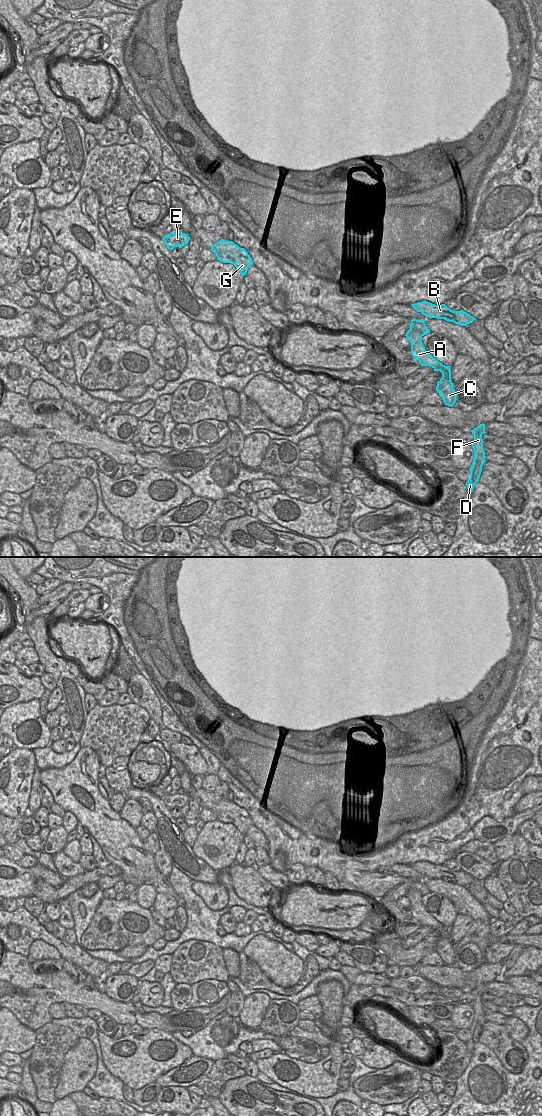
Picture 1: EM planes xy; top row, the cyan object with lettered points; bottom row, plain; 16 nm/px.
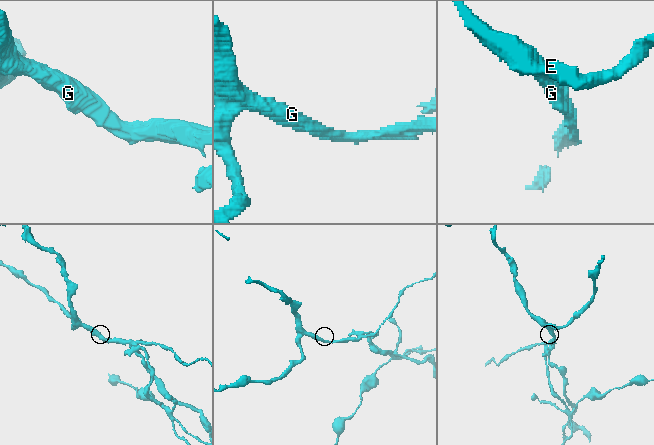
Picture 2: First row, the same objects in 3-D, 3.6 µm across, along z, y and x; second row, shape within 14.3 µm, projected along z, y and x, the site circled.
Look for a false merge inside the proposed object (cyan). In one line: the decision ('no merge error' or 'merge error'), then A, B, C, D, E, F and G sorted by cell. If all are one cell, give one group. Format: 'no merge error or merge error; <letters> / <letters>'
merge error; A B C E G / D F

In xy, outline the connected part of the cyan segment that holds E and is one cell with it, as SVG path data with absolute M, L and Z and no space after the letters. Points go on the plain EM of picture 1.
M171 792L163 797L163 802L170 811L175 807L182 808L184 805L188 804L189 800L190 797L188 794L182 792Z

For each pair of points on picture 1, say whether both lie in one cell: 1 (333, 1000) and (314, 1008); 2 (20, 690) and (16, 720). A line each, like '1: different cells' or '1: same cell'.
1: different cells
2: different cells

